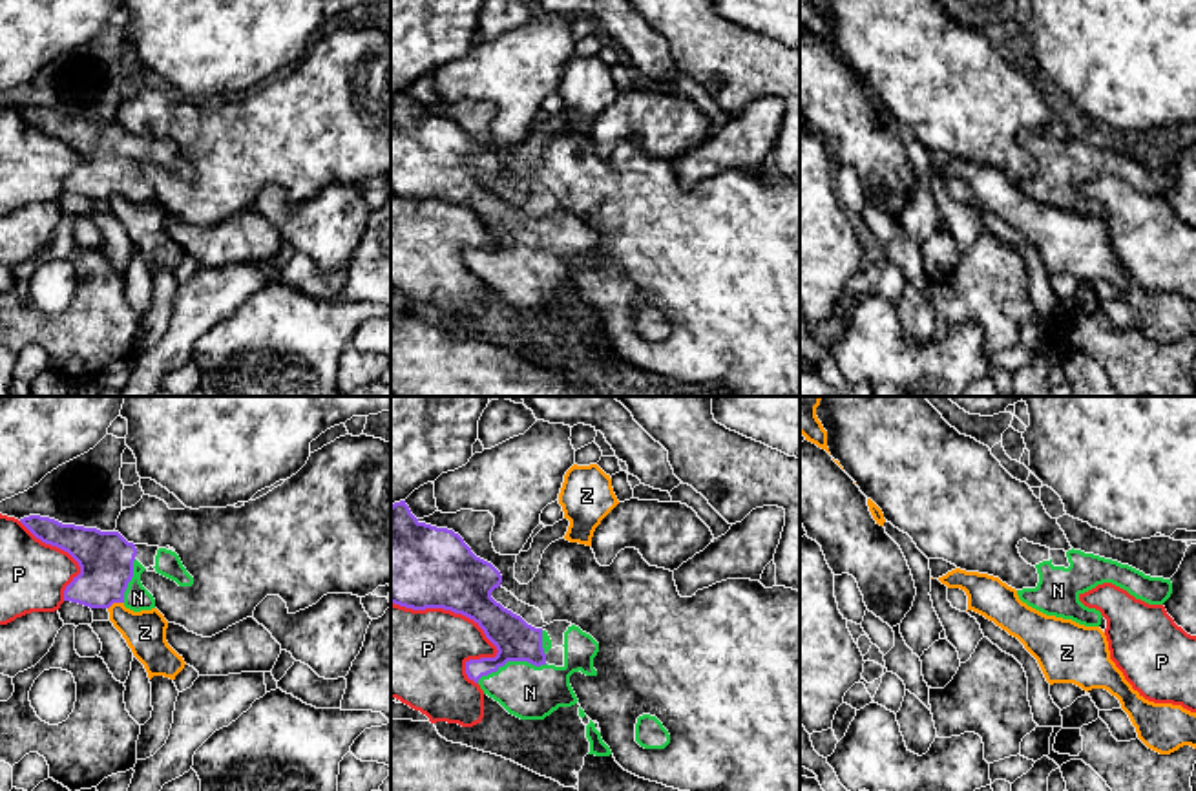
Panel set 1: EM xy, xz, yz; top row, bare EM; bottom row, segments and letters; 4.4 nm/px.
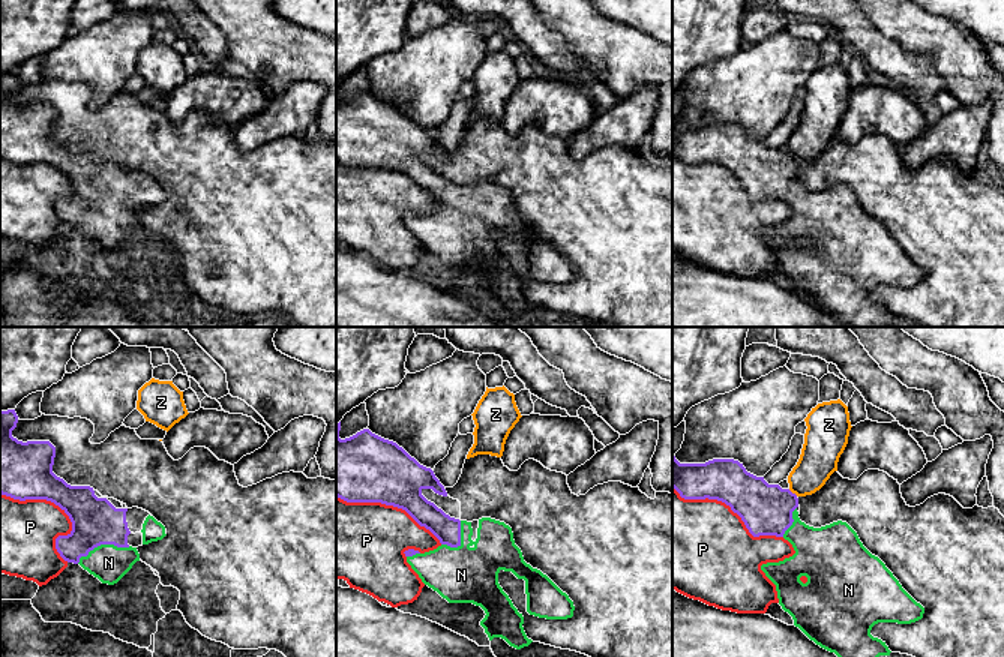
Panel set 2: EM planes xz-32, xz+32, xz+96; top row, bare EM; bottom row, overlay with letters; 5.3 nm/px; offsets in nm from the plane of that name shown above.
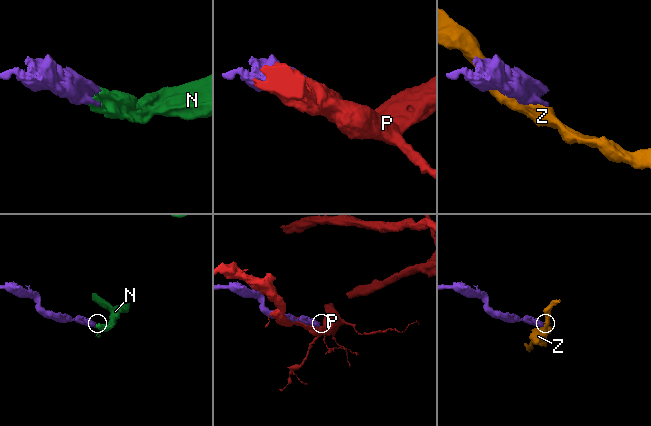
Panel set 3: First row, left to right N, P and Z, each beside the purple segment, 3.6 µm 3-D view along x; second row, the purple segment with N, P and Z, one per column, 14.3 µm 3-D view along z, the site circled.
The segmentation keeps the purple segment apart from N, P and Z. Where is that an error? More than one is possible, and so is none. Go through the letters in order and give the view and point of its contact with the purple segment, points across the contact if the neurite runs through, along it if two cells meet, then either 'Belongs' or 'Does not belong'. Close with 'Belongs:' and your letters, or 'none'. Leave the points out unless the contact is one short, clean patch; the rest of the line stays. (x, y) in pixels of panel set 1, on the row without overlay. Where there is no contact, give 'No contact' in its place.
N: Touches purple at xz (512, 251). Belongs
P: Touches purple at xz (475, 212). Does not belong
Z: Touches purple at xy (115, 192). Boundary: xy (123, 192), (115, 192), (108, 200). Does not belong
Belongs: N

